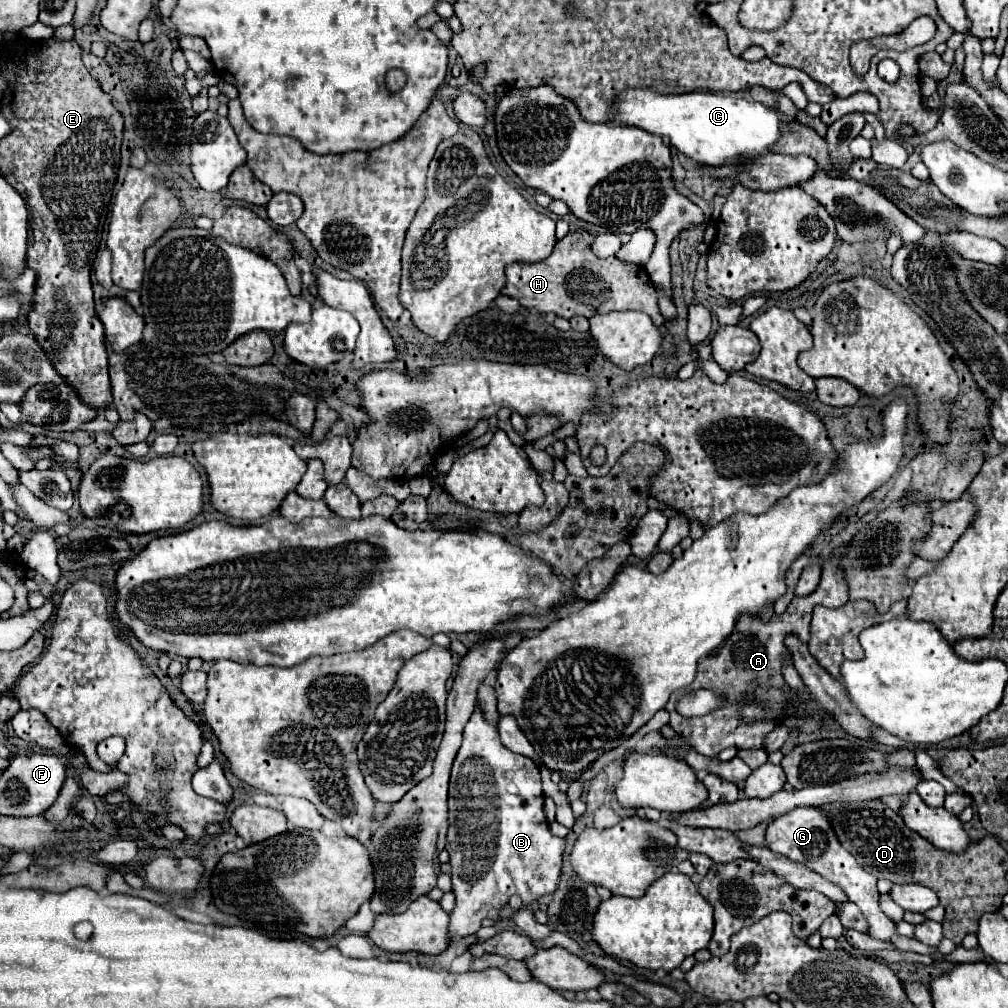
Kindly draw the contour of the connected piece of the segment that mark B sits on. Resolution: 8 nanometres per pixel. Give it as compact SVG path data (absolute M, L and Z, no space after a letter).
M475 709L465 727L463 745L455 757L449 783L449 833L445 849L451 855L449 863L453 867L453 893L457 899L455 909L449 913L451 935L465 937L477 933L485 917L499 921L501 907L515 893L519 893L523 905L531 905L541 895L555 891L561 875L565 839L555 837L549 831L549 823L543 811L543 799L541 775L533 759L517 755L503 747L497 737L497 729L483 719L483 713L479 709Z

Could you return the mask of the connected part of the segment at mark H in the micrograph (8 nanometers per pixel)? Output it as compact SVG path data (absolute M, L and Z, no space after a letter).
M587 231L567 233L561 241L557 241L551 257L545 261L507 265L507 285L501 293L517 299L523 307L533 307L539 313L555 313L563 319L571 319L575 315L589 319L597 313L611 311L645 311L657 327L665 325L657 305L657 291L647 277L645 267L623 263L617 257L595 257L591 251L593 239L595 235Z

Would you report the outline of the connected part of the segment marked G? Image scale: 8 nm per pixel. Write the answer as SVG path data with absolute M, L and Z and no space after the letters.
M797 807L795 811L789 811L787 815L781 815L779 819L773 819L767 827L765 839L769 843L769 849L773 853L781 853L797 863L807 865L809 869L813 869L815 873L823 875L825 879L837 883L849 897L849 901L857 903L857 907L861 909L861 913L865 915L865 919L869 921L871 929L867 931L869 937L873 939L881 939L881 941L891 941L893 935L897 935L895 931L895 923L879 909L879 891L877 891L877 879L867 873L853 855L849 855L847 851L843 851L841 843L837 841L827 817L823 811L815 809L815 807Z

